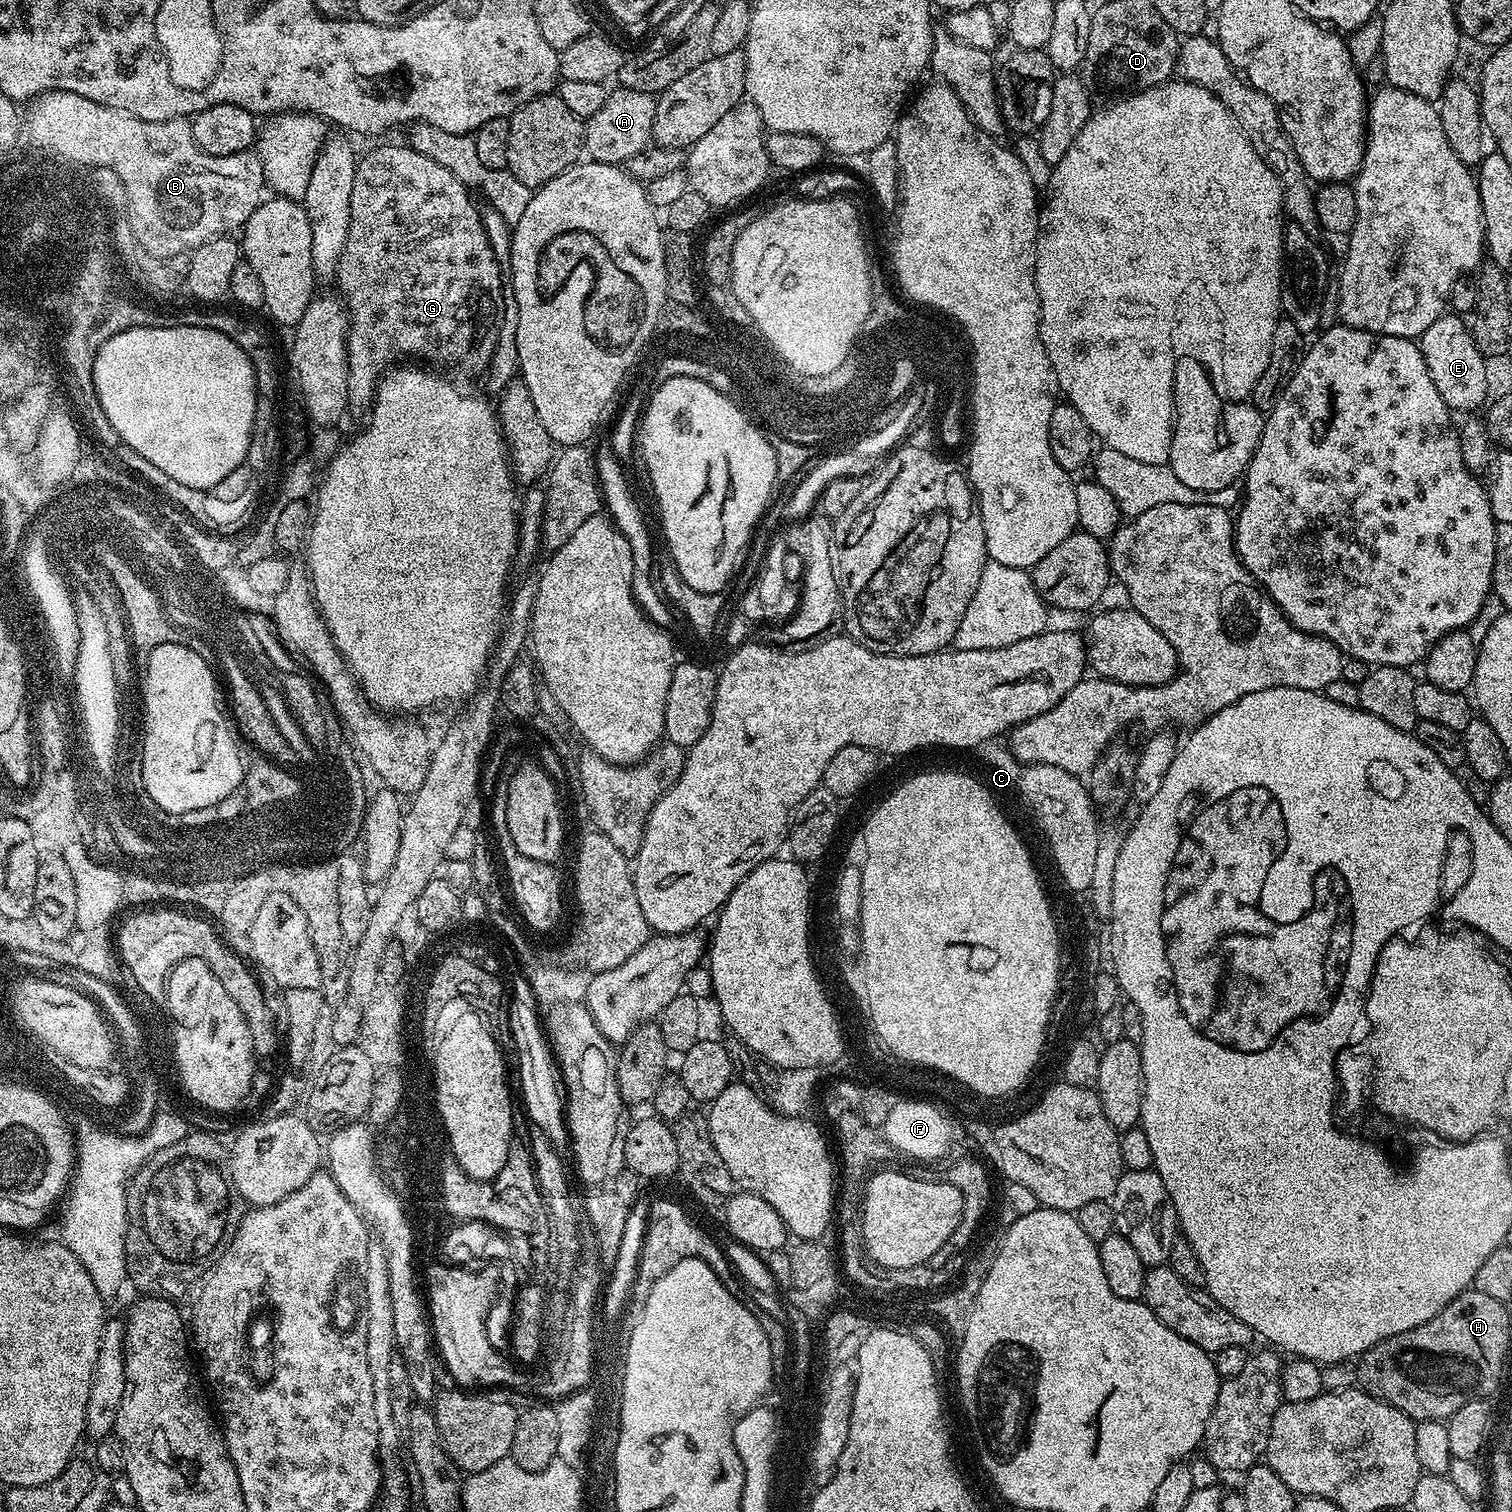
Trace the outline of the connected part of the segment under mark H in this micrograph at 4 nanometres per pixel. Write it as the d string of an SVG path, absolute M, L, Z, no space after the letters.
M1475 1290L1461 1292L1446 1307L1438 1310L1434 1318L1422 1322L1422 1326L1394 1334L1363 1352L1355 1361L1356 1384L1360 1391L1402 1410L1402 1414L1411 1420L1446 1422L1463 1404L1477 1399L1483 1393L1485 1384L1500 1384L1500 1376L1505 1372L1500 1365L1501 1353L1508 1338L1508 1320L1505 1312L1501 1311L1503 1305L1501 1300L1490 1298L1490 1294Z

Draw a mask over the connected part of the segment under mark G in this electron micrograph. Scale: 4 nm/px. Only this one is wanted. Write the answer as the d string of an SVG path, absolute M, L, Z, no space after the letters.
M384 144L364 157L359 157L354 174L353 193L350 194L349 237L342 250L340 264L335 273L334 284L340 287L339 295L348 311L347 360L348 377L352 384L368 384L376 376L376 368L384 360L392 360L396 352L420 352L420 356L436 356L436 360L460 360L464 368L480 368L484 360L493 363L496 356L496 343L500 340L500 307L506 304L506 280L494 258L494 250L487 240L486 230L480 221L479 207L473 193L465 184L458 182L446 166L438 166L434 158L418 154L410 146Z

